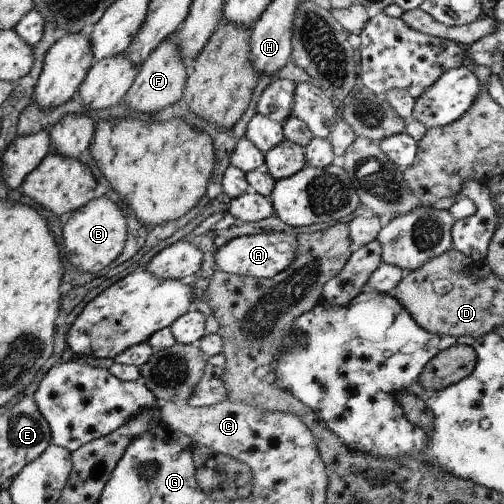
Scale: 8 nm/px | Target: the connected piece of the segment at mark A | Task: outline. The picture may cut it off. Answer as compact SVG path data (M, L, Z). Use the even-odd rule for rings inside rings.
M257 232L254 235L243 235L217 248L213 262L217 271L235 276L248 276L256 279L268 279L285 270L295 256L297 241L291 234L283 232Z

